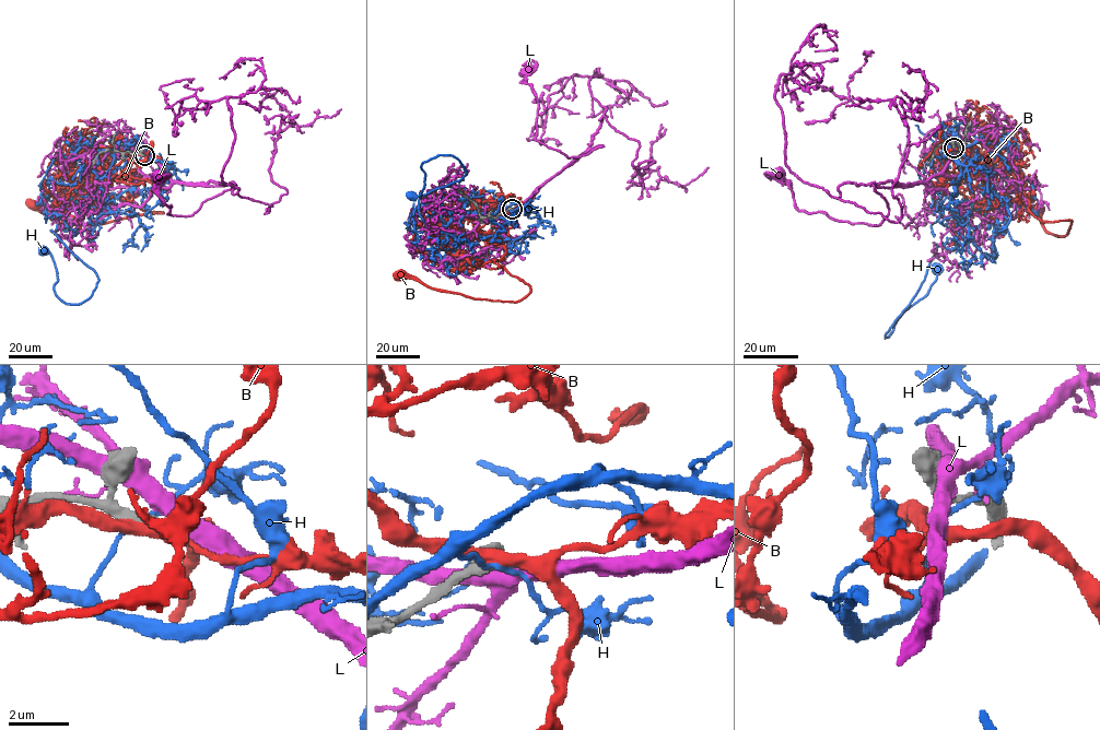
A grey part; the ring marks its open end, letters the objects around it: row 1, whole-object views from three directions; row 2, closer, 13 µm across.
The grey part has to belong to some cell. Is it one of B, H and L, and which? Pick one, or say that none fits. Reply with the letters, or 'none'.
none

